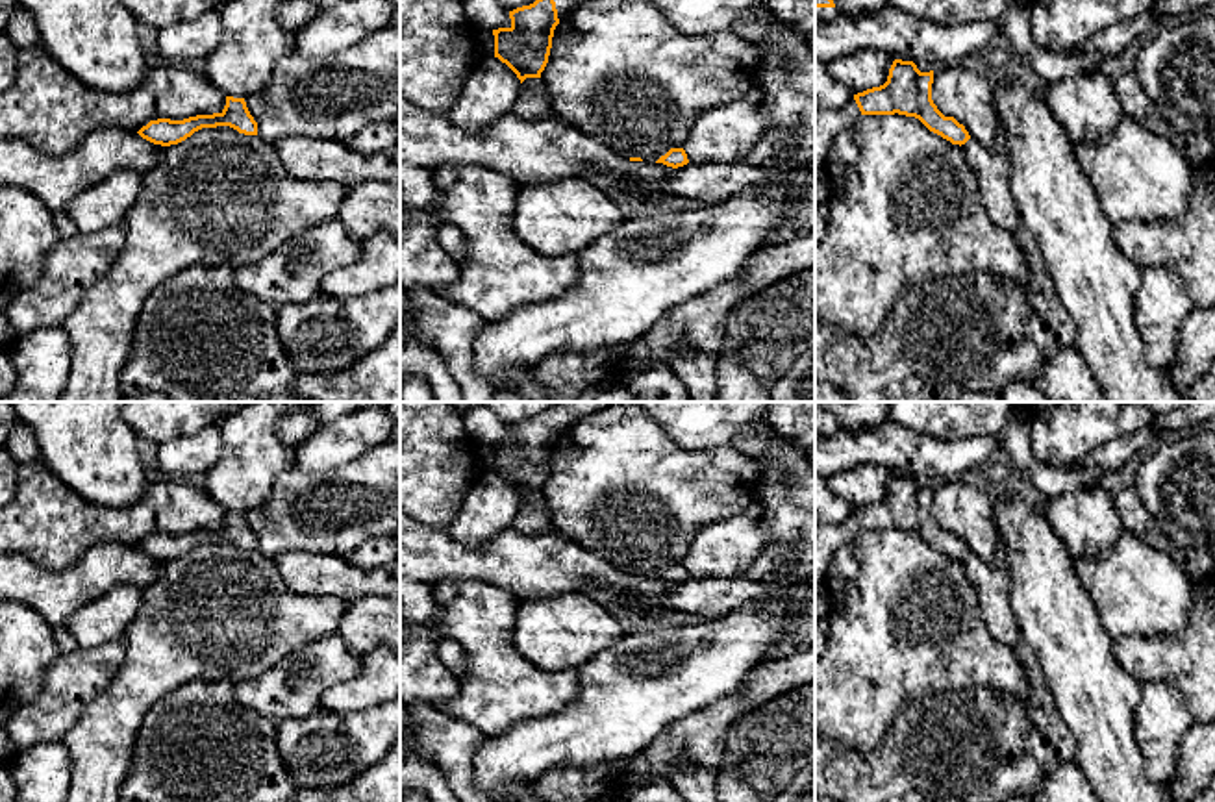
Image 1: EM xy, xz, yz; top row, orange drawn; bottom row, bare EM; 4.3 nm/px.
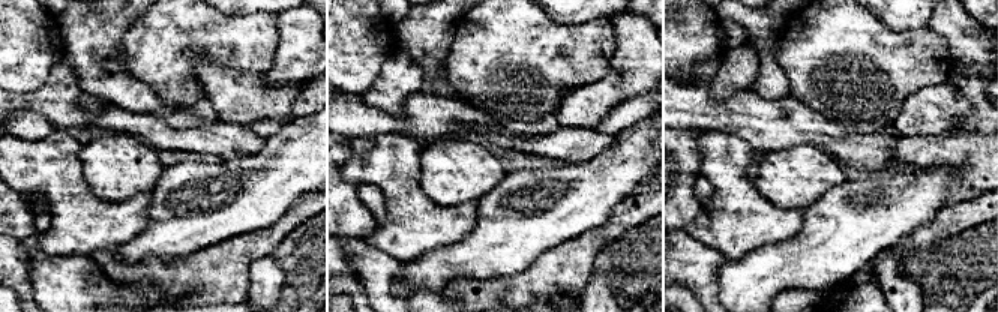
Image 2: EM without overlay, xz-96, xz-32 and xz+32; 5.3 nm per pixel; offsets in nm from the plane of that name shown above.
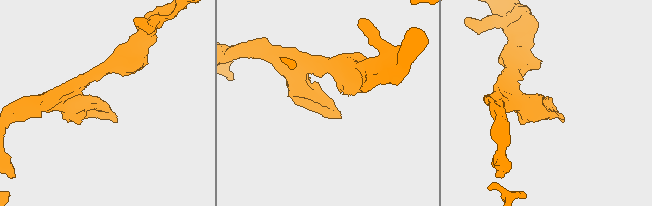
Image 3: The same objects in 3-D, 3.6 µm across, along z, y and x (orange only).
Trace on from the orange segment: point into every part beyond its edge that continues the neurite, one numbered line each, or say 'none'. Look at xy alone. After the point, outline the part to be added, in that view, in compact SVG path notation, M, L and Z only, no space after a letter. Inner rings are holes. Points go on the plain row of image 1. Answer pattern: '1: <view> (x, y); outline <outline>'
none

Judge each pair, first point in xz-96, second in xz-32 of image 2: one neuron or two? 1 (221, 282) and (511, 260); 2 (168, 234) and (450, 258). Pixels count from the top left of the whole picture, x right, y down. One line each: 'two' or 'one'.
1: two
2: one

